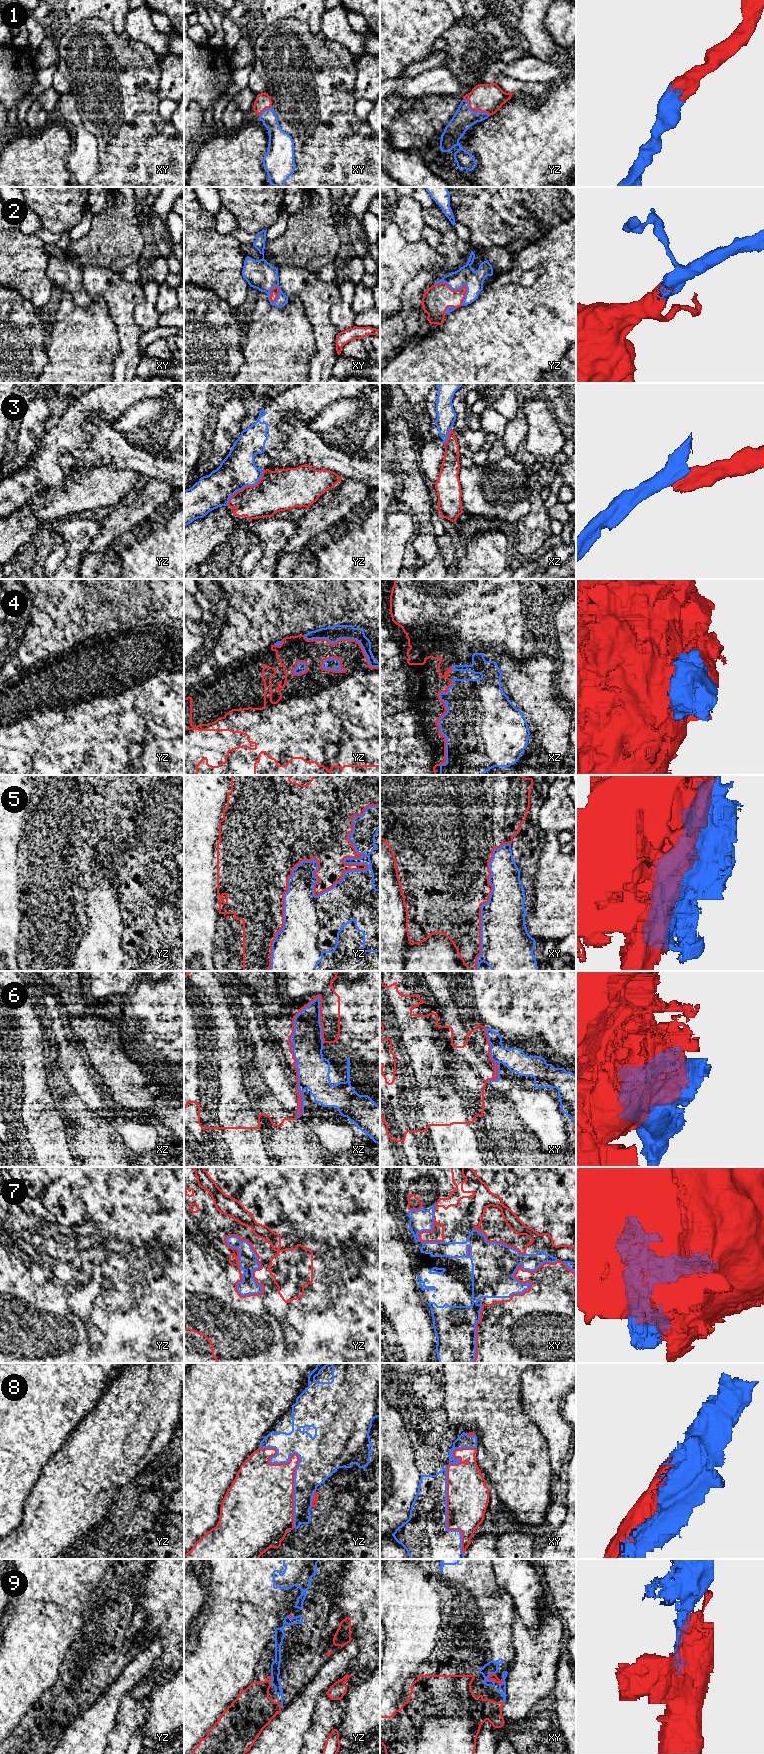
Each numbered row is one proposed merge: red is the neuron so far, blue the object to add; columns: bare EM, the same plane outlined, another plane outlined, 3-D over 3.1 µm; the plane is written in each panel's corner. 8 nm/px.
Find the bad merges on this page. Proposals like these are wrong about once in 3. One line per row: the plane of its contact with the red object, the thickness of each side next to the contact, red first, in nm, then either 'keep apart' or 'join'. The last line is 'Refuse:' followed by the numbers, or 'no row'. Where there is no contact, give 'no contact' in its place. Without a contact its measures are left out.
1: yz | 240/170 nm | join
2: yz | 220/150 nm | join
3: yz | 320/280 nm | keep apart
4: xz | 500/420 nm | keep apart
5: yz | 220/440 nm | keep apart
6: xz | 500/260 nm | keep apart
7: yz | 180/140 nm | keep apart
8: yz | 300/340 nm | join
9: xy | 50/100 nm | keep apart
Refuse: 3, 4, 5, 6, 7, 9

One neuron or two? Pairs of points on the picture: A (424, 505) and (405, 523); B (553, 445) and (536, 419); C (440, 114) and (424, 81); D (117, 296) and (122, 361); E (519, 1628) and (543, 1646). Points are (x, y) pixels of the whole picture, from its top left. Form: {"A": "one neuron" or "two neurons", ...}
{"A": "one neuron", "B": "one neuron", "C": "two neurons", "D": "one neuron", "E": "one neuron"}

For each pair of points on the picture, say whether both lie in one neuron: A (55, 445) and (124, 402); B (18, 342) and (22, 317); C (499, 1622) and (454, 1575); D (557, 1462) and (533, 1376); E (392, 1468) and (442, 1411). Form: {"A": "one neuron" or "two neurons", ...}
{"A": "one neuron", "B": "one neuron", "C": "one neuron", "D": "one neuron", "E": "two neurons"}

